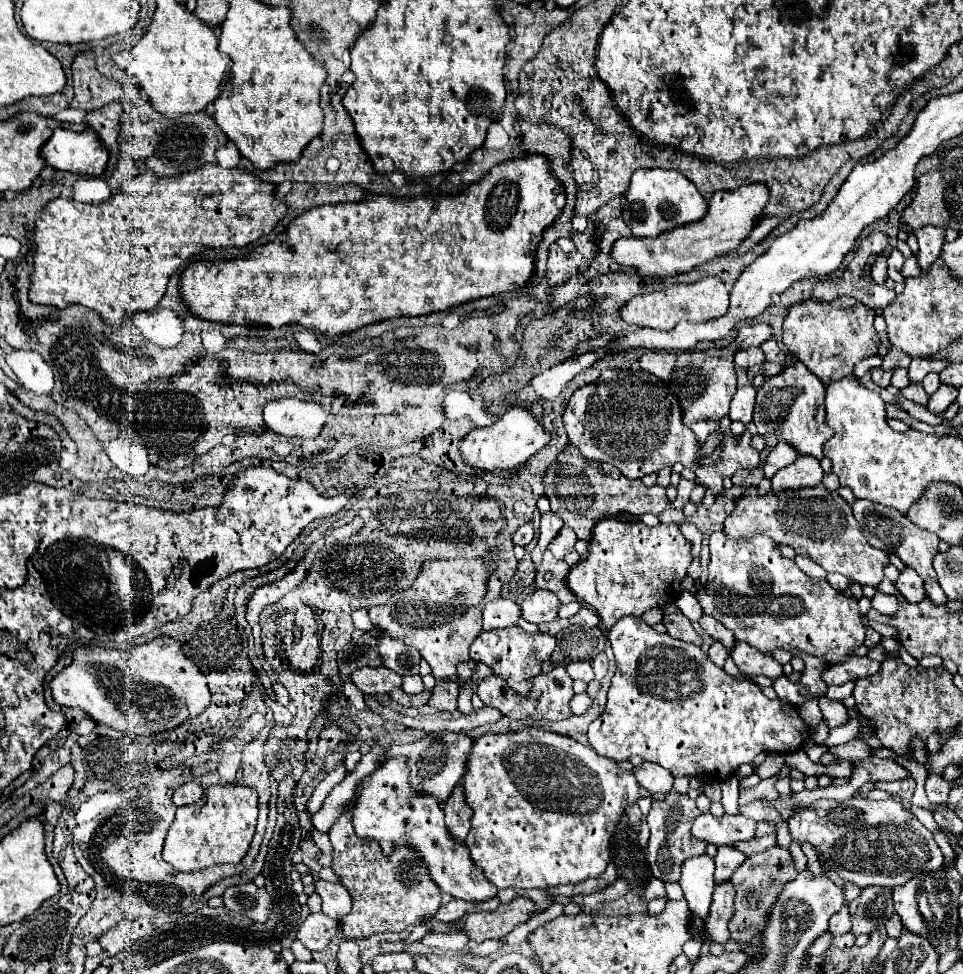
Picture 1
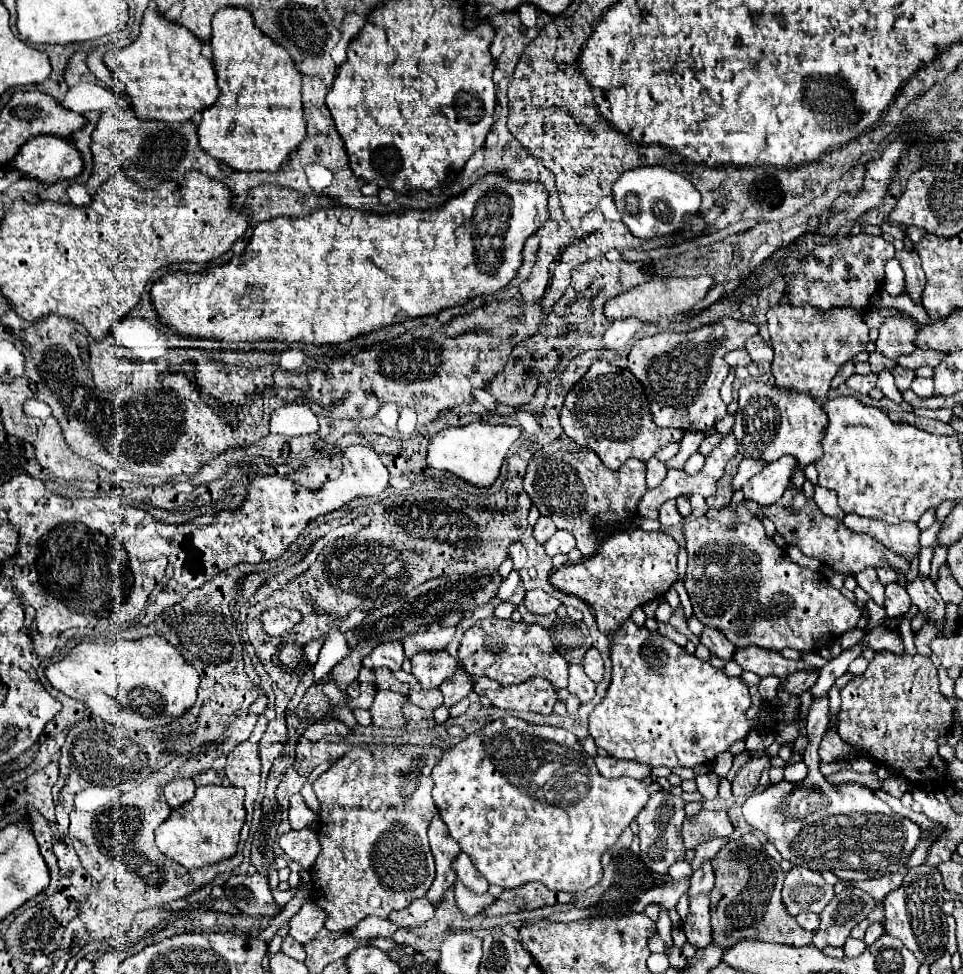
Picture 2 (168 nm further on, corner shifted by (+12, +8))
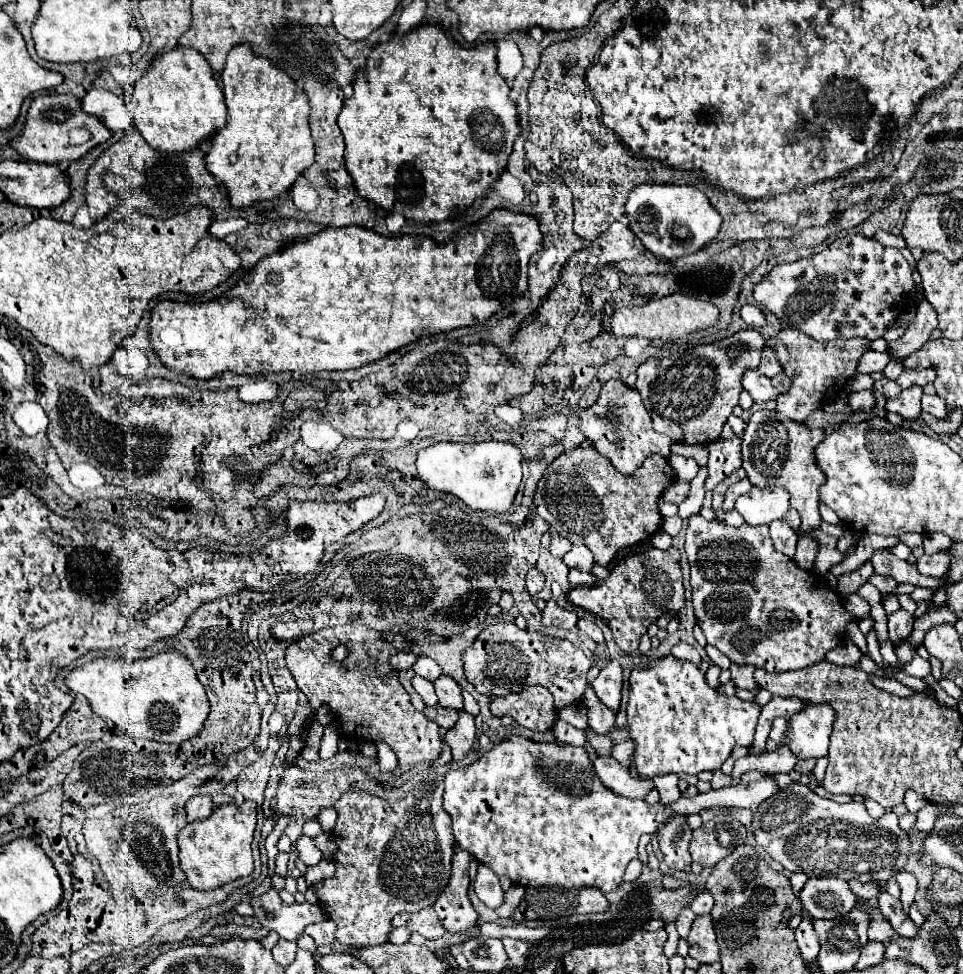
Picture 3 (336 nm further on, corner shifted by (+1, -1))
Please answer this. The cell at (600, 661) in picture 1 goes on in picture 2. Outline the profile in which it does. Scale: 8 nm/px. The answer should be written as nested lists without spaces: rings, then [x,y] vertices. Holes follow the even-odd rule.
[[[589,648],[585,658],[583,658],[583,670],[585,674],[595,682],[599,684],[603,680],[603,674],[605,674],[605,666],[603,666],[603,658],[599,654],[597,648]]]

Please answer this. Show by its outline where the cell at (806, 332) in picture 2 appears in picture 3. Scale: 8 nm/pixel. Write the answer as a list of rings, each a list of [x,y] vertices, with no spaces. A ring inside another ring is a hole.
[[[782,329],[778,333],[778,341],[774,345],[774,351],[784,367],[784,373],[790,377],[792,385],[786,393],[778,397],[778,407],[782,415],[790,417],[792,421],[804,421],[814,409],[822,405],[822,401],[832,395],[838,387],[842,387],[850,377],[856,375],[856,367],[860,357],[870,351],[870,341],[864,339],[838,339],[830,343],[820,343],[800,329]]]

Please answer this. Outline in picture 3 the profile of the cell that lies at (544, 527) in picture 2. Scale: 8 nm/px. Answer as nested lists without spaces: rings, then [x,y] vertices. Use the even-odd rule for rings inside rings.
[[[554,535],[548,549],[550,549],[550,553],[554,553],[556,557],[562,557],[570,547],[572,547],[572,543],[570,543],[568,539],[564,539],[564,537],[560,537],[560,535]]]

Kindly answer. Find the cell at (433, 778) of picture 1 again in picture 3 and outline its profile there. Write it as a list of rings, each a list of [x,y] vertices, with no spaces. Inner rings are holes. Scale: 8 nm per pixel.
[[[422,781],[412,787],[406,797],[396,801],[386,801],[368,791],[348,789],[344,791],[334,809],[338,811],[338,821],[332,831],[332,839],[336,841],[336,873],[330,879],[324,879],[316,885],[320,907],[326,915],[338,925],[336,939],[348,947],[366,947],[366,945],[382,945],[392,929],[392,917],[410,907],[432,907],[442,889],[450,879],[450,859],[454,855],[454,835],[450,829],[450,815],[442,809],[444,783],[442,781]]]

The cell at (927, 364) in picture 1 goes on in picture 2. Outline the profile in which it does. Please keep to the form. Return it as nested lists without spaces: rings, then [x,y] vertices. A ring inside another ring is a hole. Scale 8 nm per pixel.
[[[897,366],[891,370],[891,374],[895,376],[895,386],[897,386],[897,390],[899,390],[899,392],[905,392],[905,390],[909,390],[909,386],[911,386],[911,380],[915,378],[915,372],[913,372],[913,370],[897,368]]]

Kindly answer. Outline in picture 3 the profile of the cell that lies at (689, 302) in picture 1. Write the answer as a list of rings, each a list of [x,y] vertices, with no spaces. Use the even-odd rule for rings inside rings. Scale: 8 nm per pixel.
[[[672,293],[662,299],[652,299],[642,307],[624,307],[618,309],[612,317],[612,333],[616,337],[646,337],[646,339],[660,339],[660,341],[676,341],[696,329],[710,327],[718,319],[718,307],[694,299],[690,295]]]

